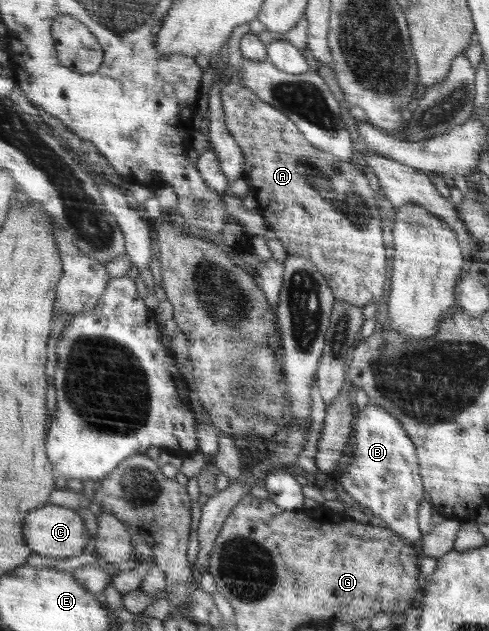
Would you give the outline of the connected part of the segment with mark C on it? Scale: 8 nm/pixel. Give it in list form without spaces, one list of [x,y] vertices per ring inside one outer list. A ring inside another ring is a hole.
[[[48,504],[28,514],[28,526],[24,526],[24,534],[28,534],[28,546],[32,546],[32,550],[36,550],[40,557],[53,557],[62,564],[70,564],[70,556],[78,558],[86,546],[86,540],[90,538],[86,525],[86,520],[72,508]]]

